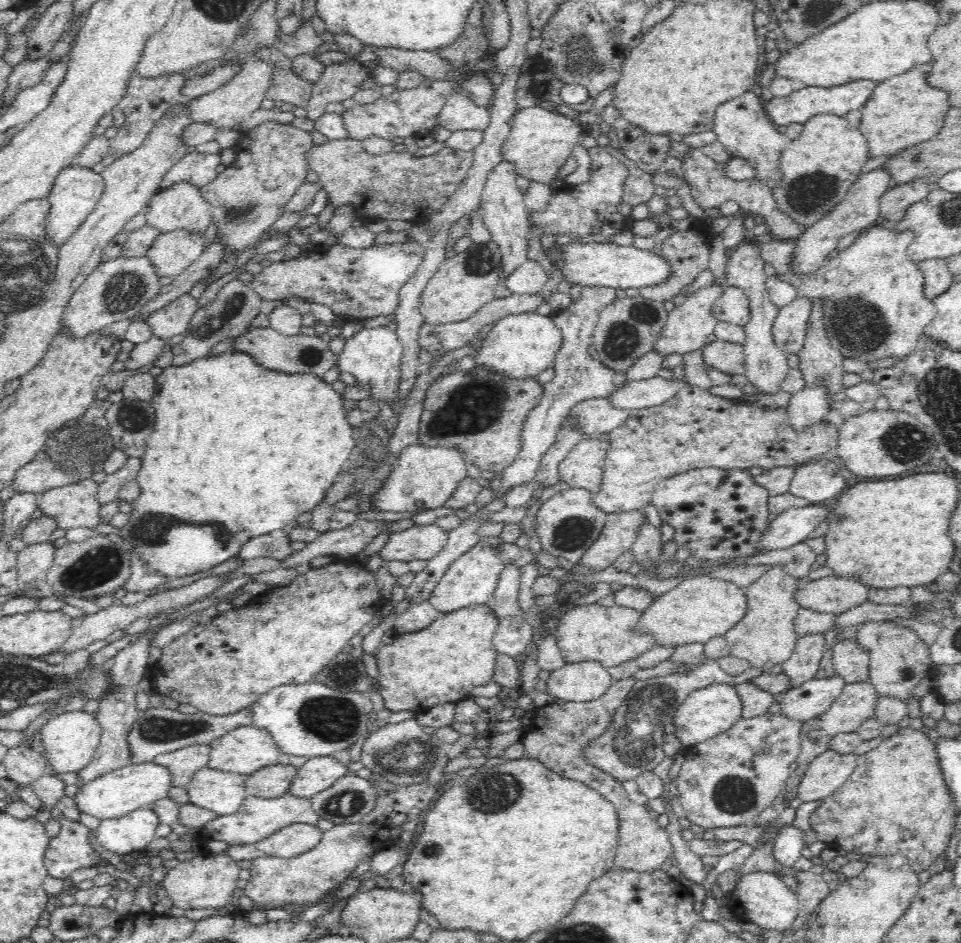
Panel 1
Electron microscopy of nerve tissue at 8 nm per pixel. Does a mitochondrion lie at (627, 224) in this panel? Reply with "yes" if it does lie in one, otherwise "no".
no

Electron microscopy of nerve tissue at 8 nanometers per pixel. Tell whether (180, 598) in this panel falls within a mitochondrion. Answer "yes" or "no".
no

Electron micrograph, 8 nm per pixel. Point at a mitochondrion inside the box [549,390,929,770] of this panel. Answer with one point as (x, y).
(633, 738)

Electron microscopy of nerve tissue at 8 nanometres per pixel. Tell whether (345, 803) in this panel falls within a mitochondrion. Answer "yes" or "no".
yes

